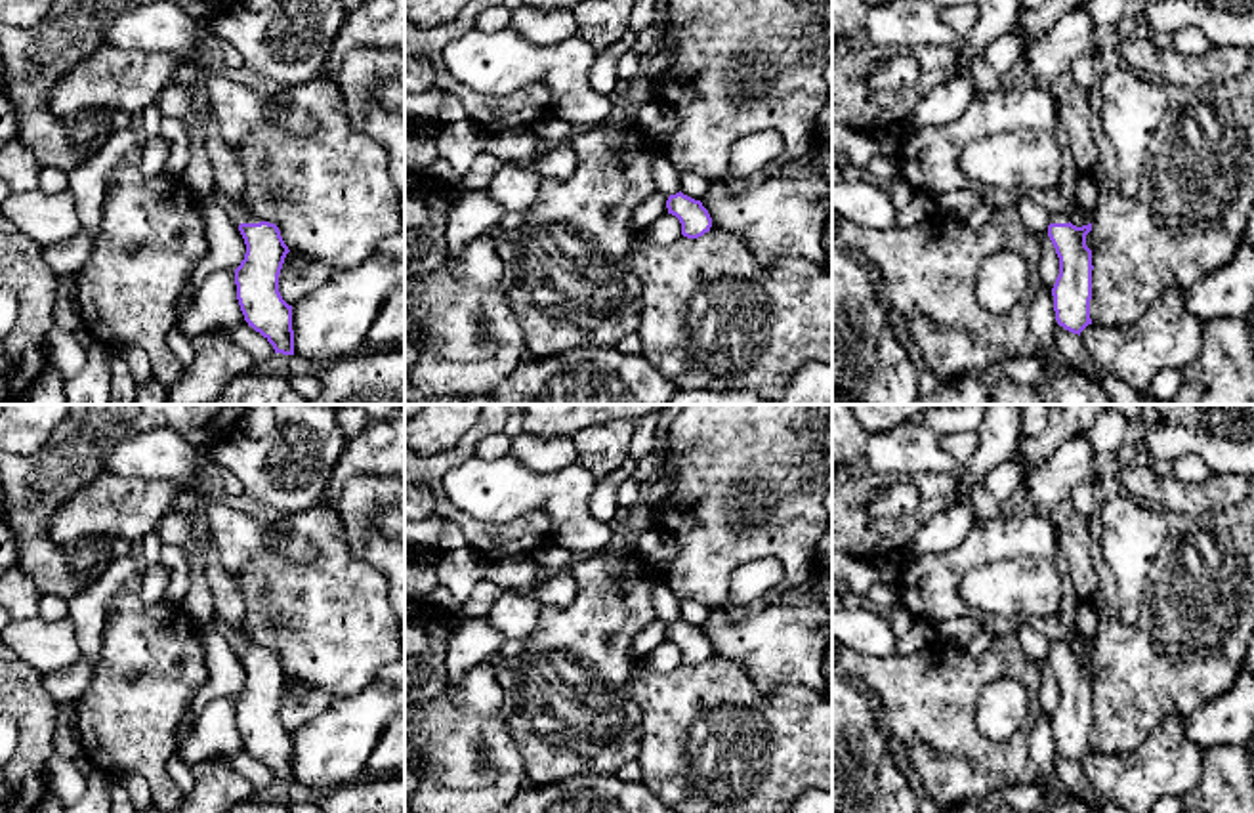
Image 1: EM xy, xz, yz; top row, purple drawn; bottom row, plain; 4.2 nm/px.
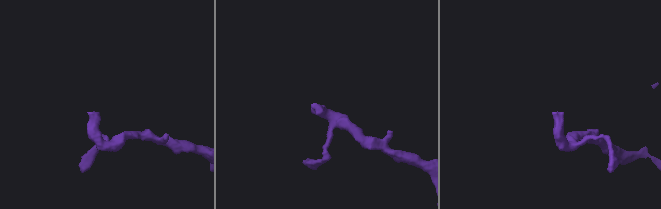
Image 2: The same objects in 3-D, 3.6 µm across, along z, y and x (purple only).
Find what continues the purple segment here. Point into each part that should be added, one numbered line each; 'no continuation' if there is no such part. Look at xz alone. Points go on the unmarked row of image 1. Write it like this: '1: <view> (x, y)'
no continuation

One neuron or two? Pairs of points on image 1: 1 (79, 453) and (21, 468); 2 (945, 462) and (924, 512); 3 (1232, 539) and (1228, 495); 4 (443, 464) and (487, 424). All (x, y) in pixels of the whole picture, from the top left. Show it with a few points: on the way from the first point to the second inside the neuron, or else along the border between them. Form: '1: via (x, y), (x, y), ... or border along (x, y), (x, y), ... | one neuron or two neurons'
1: via (65, 464), (62, 468), (35, 468) | one neuron
2: border along (911, 478), (922, 472), (947, 472), (955, 479) | two neurons
3: border along (1233, 504), (1222, 510), (1191, 514) | two neurons
4: via (455, 455), (476, 436) | one neuron

